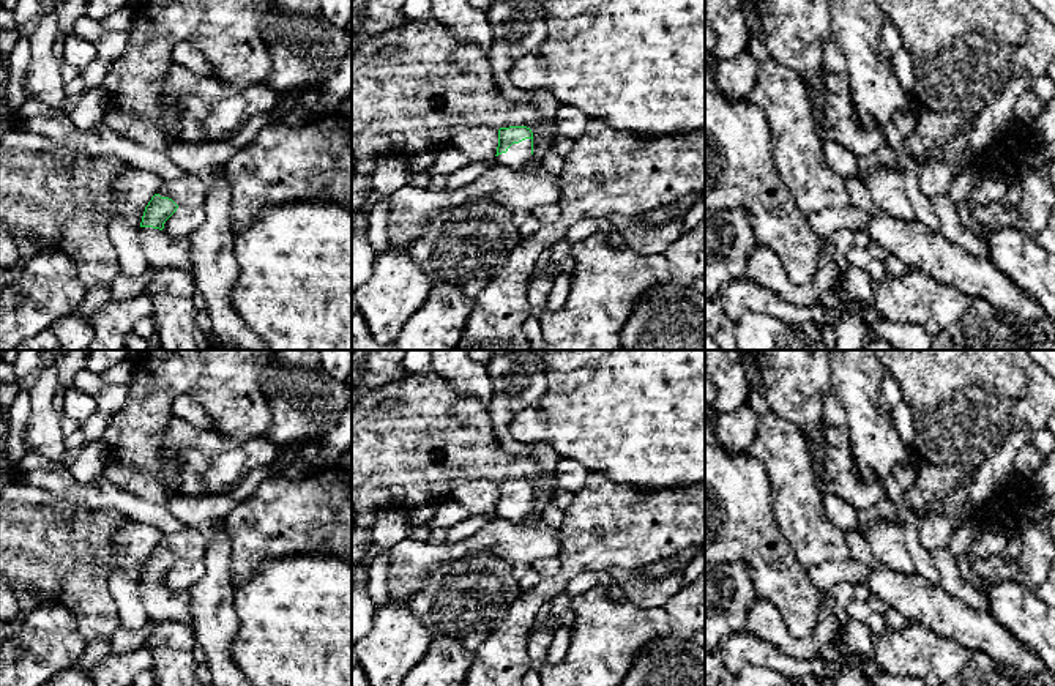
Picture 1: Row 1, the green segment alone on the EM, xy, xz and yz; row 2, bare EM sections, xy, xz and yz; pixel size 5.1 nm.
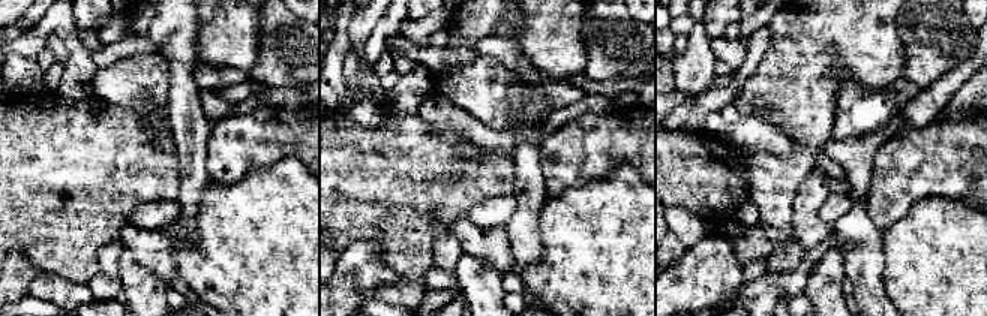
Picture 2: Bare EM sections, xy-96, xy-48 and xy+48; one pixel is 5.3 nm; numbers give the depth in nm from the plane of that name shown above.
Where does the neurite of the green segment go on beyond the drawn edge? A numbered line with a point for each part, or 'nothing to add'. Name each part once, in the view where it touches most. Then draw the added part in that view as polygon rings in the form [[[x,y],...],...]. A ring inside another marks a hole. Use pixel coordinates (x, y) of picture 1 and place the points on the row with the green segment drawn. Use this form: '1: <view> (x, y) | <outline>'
1: xy (161, 251) | [[[140,227],[137,240],[151,268],[194,274],[188,238],[172,238],[159,229]]]
2: xz (516, 158) | [[[525,139],[519,144],[513,144],[506,153],[497,158],[498,166],[508,167],[511,170],[522,170],[528,164],[531,156],[531,139]]]

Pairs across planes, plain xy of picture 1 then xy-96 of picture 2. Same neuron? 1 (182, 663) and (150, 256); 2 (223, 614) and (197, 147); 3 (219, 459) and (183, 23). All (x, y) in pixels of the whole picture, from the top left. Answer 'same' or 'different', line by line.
1: different
2: same
3: different

